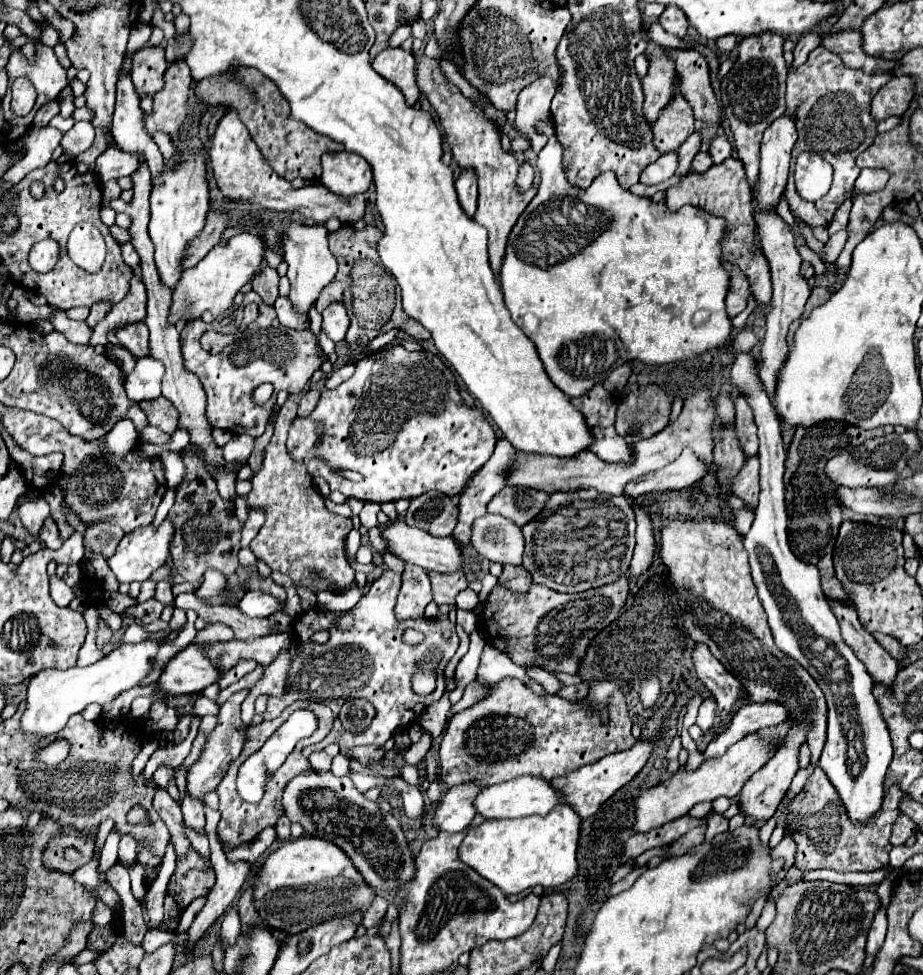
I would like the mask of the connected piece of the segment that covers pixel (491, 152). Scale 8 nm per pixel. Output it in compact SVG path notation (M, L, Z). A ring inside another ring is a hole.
M435 35L429 38L429 41L424 50L425 55L422 55L420 59L418 59L418 67L416 67L416 77L418 77L418 87L420 87L420 91L422 93L426 93L426 97L428 97L428 101L430 101L430 105L436 109L436 113L438 113L438 119L440 119L440 127L442 127L442 131L444 131L444 135L446 135L446 143L448 143L448 147L452 149L452 155L454 155L454 161L458 163L458 167L464 171L464 169L472 169L474 173L476 173L476 177L478 177L478 211L476 211L476 215L474 215L474 221L476 223L480 223L480 225L484 225L486 227L486 231L488 231L488 253L490 253L490 265L492 265L492 271L496 273L496 277L498 277L498 273L500 273L500 265L502 265L502 261L504 261L504 257L506 257L506 241L508 241L508 235L510 235L510 231L512 231L512 227L516 225L516 221L518 221L518 217L522 215L522 211L528 207L528 203L532 201L532 197L536 195L536 189L528 189L526 193L518 193L518 189L516 189L516 175L518 175L518 161L516 161L516 157L514 155L508 155L508 153L504 153L502 151L502 147L500 147L500 135L498 135L498 129L472 105L472 101L470 99L466 99L462 93L460 93L460 89L456 87L456 85L452 85L450 81L446 81L444 79L444 75L440 73L440 67L438 67L438 61L436 59L441 58L441 51L439 49L438 42L435 38Z

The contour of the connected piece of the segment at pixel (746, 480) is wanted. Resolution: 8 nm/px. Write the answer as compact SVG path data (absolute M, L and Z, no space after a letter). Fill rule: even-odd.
M750 457L746 461L746 465L742 467L742 471L734 477L734 493L746 503L748 509L754 509L754 505L758 505L758 457Z

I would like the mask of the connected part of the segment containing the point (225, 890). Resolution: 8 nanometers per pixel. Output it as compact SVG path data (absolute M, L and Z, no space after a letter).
M204 805L205 816L206 816L206 833L209 840L210 846L210 861L212 861L212 865L214 865L214 871L216 871L216 883L214 883L214 889L210 891L210 895L208 895L208 901L206 901L206 905L204 905L204 909L196 915L196 919L194 919L194 923L192 923L192 927L190 927L190 937L188 937L188 947L192 949L194 947L194 943L204 935L204 931L232 905L232 901L236 899L236 895L240 893L240 889L242 889L242 885L246 883L246 879L250 877L250 873L252 873L252 865L246 865L246 861L236 861L236 863L230 863L228 859L226 859L226 855L220 851L220 845L218 845L218 837L216 834L217 824L220 821L221 814L218 810L211 810L207 805Z

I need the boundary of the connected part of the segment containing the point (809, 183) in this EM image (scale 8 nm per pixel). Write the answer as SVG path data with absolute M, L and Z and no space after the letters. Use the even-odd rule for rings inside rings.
M804 151L796 159L796 189L808 201L822 199L832 183L830 163L814 151Z

